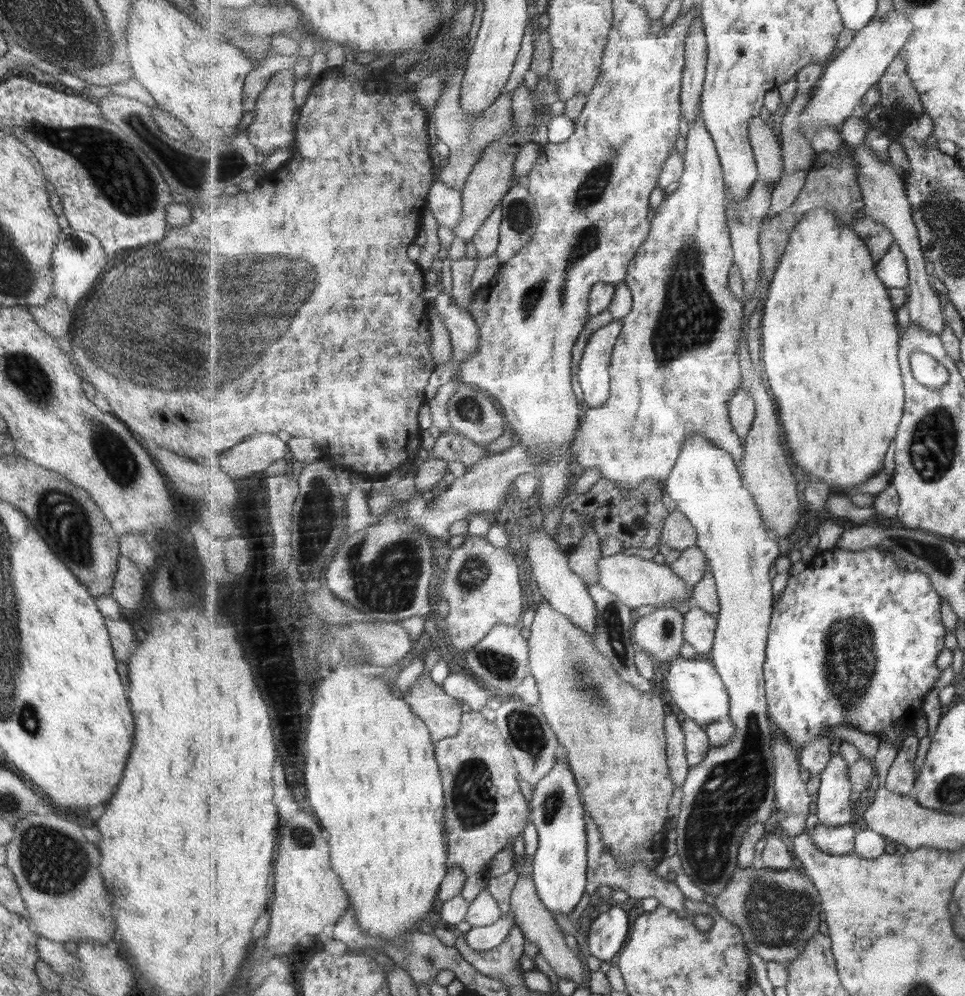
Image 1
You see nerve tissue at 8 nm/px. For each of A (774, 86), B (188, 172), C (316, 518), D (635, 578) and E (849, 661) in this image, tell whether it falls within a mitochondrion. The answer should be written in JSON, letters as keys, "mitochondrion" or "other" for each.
{"A":"other","B":"mitochondrion","C":"mitochondrion","D":"other","E":"mitochondrion"}

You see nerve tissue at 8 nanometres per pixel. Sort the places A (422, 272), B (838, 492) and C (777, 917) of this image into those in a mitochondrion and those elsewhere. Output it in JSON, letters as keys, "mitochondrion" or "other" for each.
{"A":"other","B":"other","C":"mitochondrion"}

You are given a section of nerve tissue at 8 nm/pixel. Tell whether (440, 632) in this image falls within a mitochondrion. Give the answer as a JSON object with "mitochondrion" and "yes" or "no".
{"mitochondrion":"no"}

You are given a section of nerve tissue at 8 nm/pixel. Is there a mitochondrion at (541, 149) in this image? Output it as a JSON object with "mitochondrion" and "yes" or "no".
{"mitochondrion":"no"}

